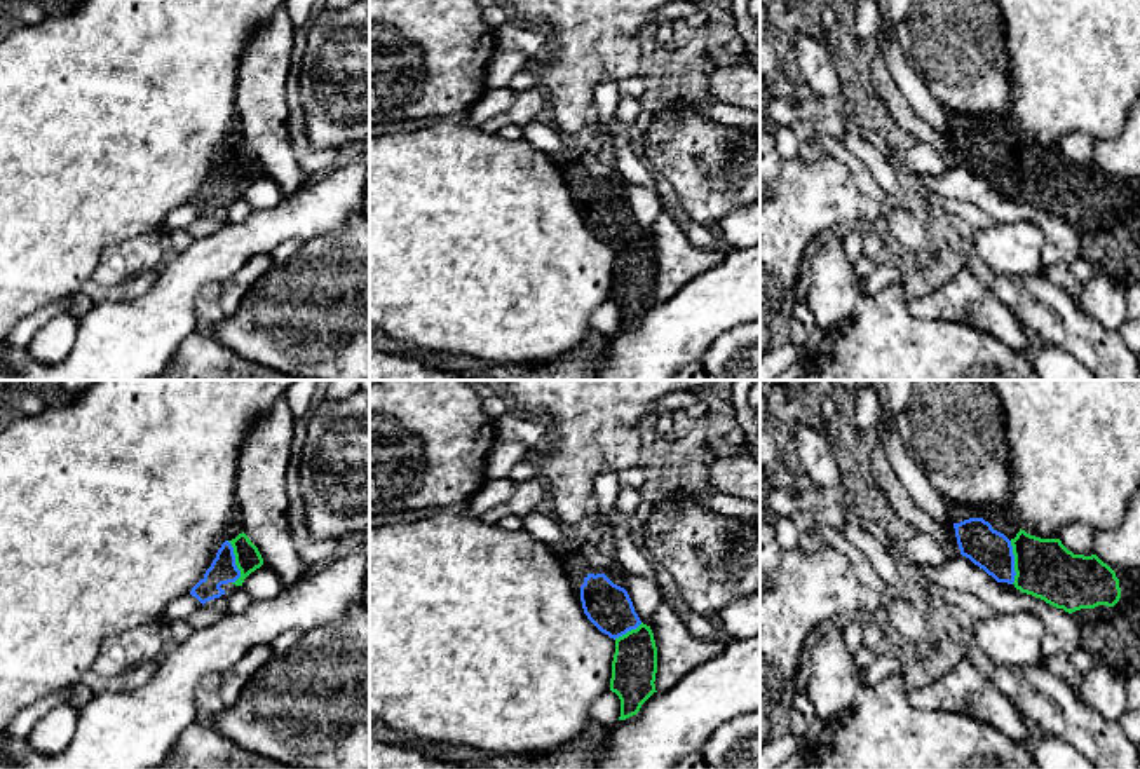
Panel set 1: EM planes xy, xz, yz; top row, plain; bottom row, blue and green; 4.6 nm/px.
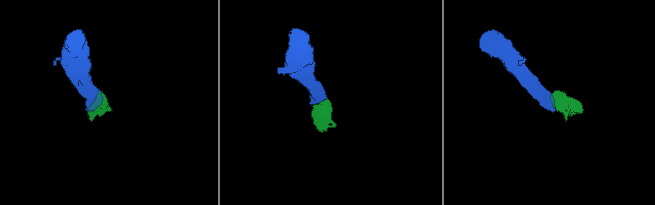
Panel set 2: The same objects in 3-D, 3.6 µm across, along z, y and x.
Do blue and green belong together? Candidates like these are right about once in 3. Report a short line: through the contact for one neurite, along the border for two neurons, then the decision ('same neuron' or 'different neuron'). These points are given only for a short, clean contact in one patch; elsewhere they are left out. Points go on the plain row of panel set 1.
line xy (223, 178), (234, 171), (248, 168); same neuron

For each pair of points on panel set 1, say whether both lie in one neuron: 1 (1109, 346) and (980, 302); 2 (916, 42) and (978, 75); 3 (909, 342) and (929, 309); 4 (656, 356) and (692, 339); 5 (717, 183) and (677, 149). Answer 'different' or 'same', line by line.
1: different
2: same
3: different
4: same
5: same

